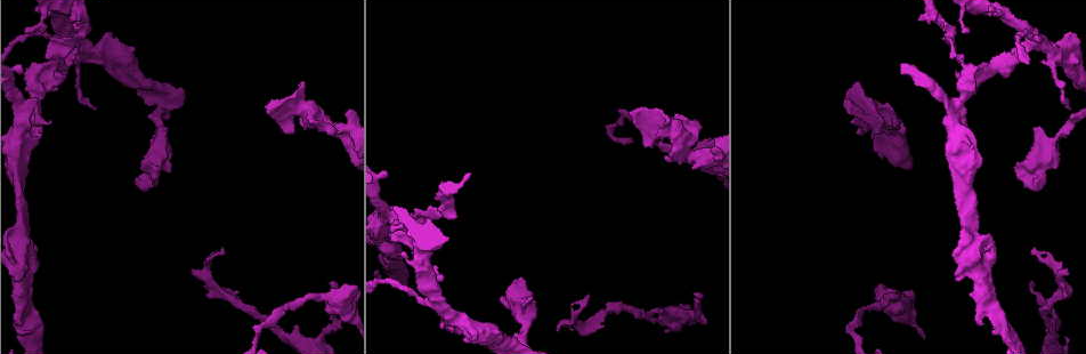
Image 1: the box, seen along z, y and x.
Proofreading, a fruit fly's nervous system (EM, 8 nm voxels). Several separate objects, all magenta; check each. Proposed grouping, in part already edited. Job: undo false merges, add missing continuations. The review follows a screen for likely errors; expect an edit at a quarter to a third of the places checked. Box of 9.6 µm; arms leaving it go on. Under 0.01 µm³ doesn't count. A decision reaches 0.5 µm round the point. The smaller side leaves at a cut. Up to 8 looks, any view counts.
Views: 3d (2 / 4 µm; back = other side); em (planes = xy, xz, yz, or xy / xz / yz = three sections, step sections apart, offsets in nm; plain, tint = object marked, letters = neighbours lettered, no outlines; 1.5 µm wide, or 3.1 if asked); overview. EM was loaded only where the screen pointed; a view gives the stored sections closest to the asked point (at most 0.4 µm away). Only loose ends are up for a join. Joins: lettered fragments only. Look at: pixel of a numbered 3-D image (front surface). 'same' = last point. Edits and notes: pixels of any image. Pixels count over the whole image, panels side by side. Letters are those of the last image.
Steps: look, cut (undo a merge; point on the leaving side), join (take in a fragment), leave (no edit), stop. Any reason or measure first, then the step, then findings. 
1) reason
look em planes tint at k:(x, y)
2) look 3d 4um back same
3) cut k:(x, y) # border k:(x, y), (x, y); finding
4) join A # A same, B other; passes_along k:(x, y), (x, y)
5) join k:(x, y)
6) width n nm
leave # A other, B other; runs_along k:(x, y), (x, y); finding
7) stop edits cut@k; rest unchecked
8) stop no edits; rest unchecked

branch stops here
look 3d 2um at 1:(329, 135)

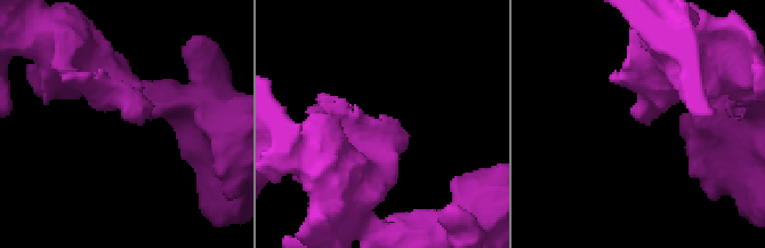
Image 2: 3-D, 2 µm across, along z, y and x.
need the tissue
look em yz step 8 tint at 2:(389, 121)

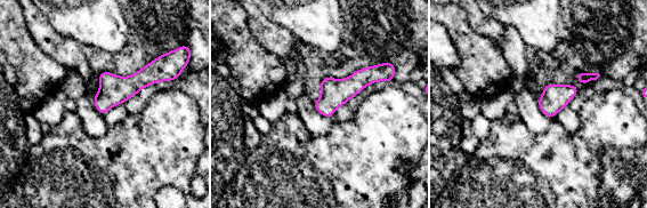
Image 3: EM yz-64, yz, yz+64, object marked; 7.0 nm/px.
another direction
look em planes letters same

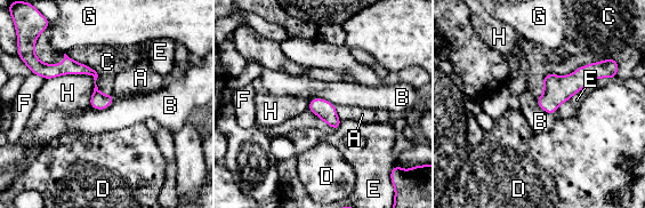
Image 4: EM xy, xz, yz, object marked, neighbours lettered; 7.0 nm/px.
width 120 nm
leave # A other, B other, C other, D other, E other, F other, G other, H other; no lettered fragment goes on from it

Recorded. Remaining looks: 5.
branch stops here
look 3d 4um at 1:(1015, 166)

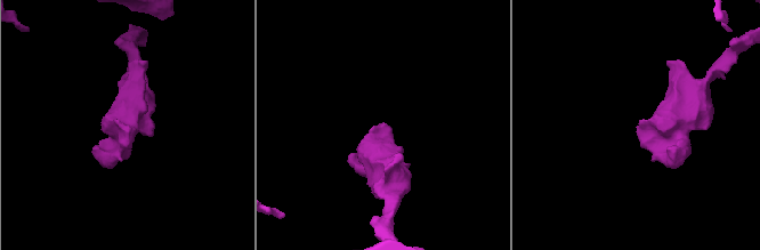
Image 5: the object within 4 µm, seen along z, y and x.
look em xz step 8 letters at 5:(641, 125)

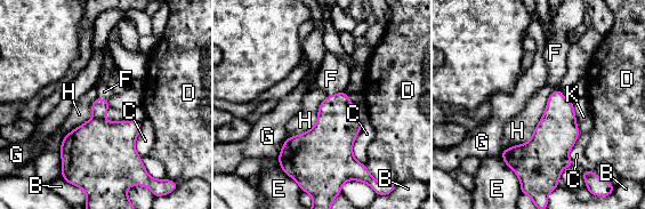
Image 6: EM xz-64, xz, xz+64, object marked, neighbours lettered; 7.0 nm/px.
another direction
look em yz step 4 letters same

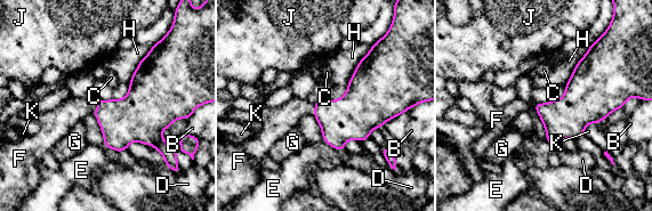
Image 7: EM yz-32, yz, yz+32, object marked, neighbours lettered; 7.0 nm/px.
join F # B other, C other, D other, E other, F same, G other, H other, J other, K other; passes_along 7:(122, 121), (97, 106), (64, 116); the cell continues

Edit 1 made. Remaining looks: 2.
calibre changes
look em planes tint at 1:(391, 214)

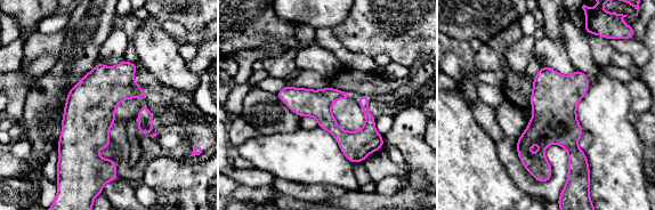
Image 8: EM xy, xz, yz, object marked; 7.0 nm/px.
look em planes letters same

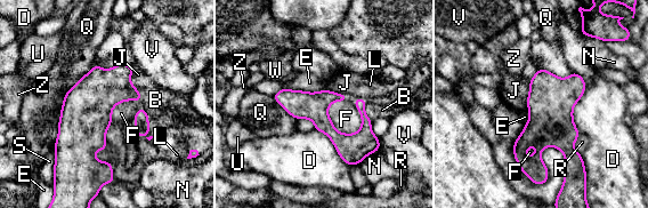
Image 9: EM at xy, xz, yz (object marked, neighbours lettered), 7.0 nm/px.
width 190 nm
leave # B other, D other, E other, F other, J other, L other, N other, Q other, R other, S other, U other, V other, W other, Z other; border 9:(332, 102), (332, 125), (355, 134); continuous, no second cell

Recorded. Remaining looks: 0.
stop edits join@7; rest unchecked

